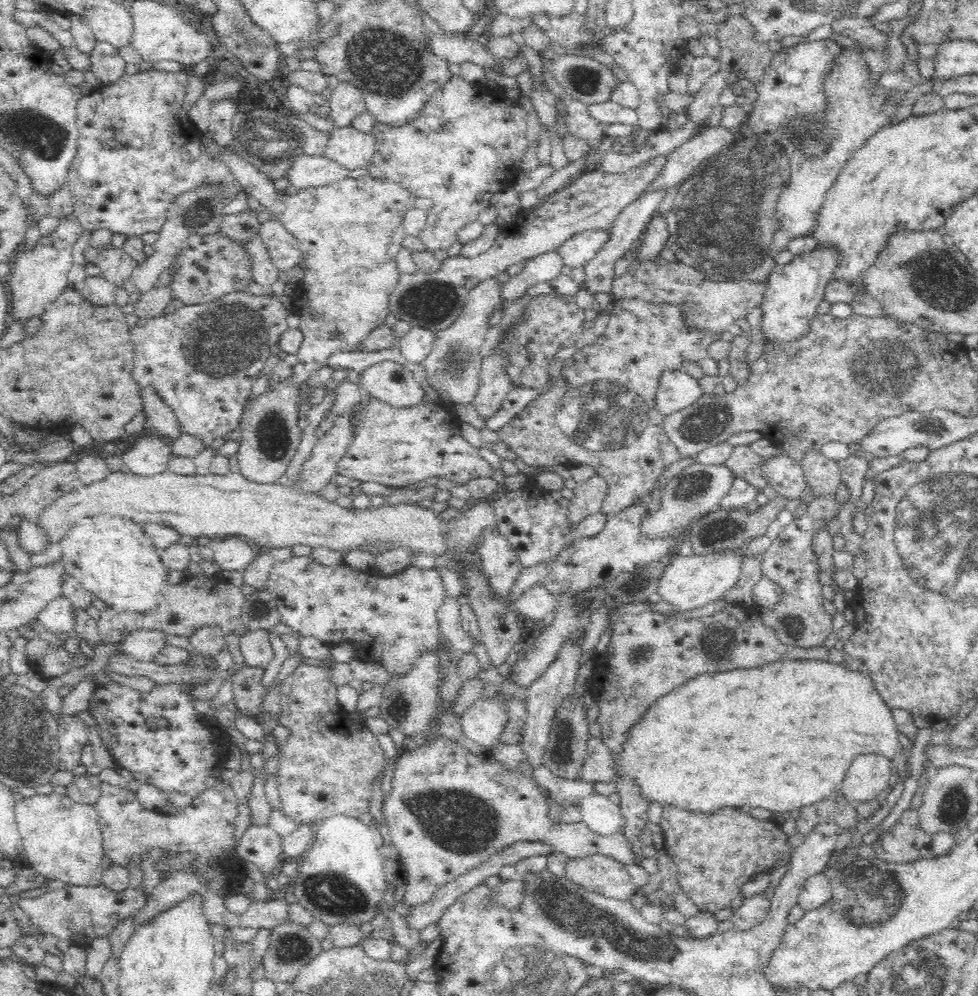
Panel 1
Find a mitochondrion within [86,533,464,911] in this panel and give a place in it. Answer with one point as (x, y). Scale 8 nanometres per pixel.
(158, 723)

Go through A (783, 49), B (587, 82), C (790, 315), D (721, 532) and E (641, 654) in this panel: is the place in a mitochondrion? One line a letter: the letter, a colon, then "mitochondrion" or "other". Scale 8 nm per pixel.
A: other
B: mitochondrion
C: other
D: mitochondrion
E: mitochondrion

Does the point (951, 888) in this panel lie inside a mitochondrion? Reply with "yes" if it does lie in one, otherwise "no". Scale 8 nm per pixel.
no

